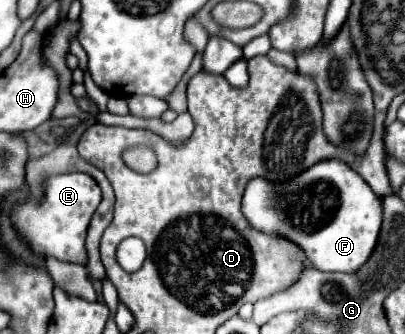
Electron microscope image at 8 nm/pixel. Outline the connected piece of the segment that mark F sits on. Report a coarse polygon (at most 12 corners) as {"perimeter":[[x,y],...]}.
{"perimeter":[[341,159],[247,183],[243,217],[357,273],[383,201]]}

